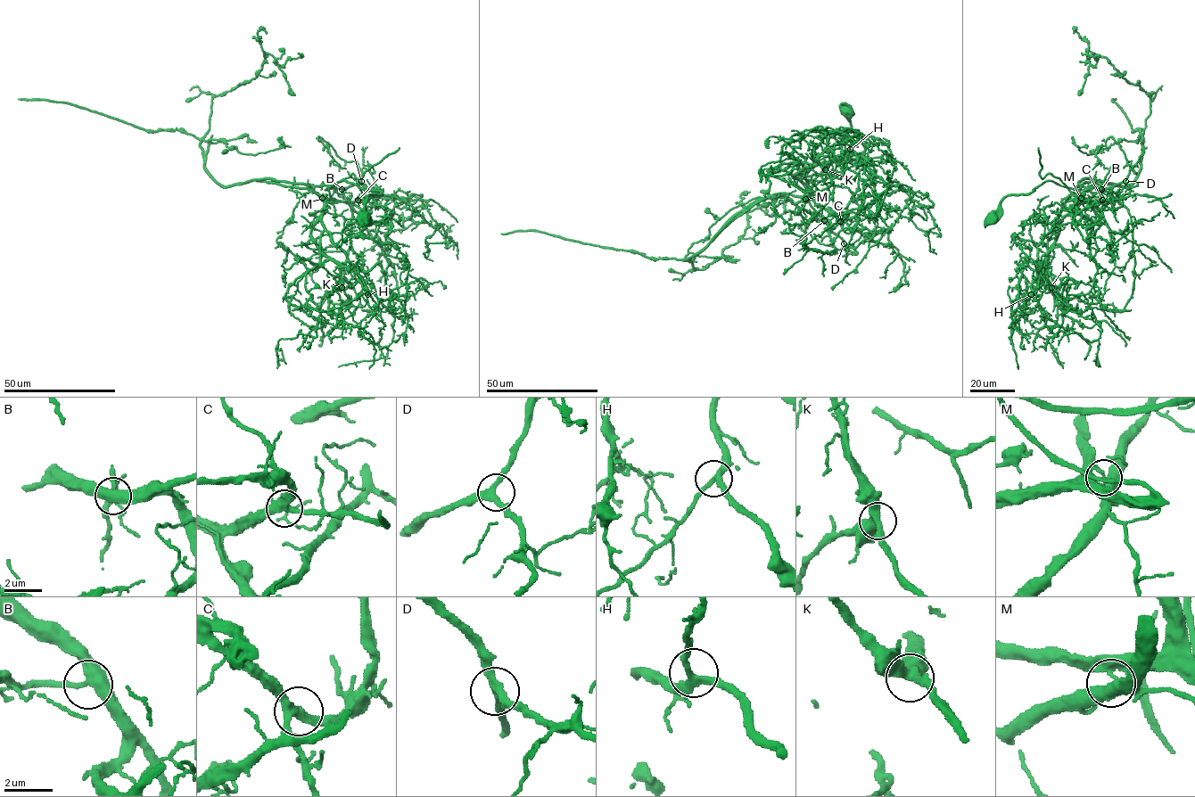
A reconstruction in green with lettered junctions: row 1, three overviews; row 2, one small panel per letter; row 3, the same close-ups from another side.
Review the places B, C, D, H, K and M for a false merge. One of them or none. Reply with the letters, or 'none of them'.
M

